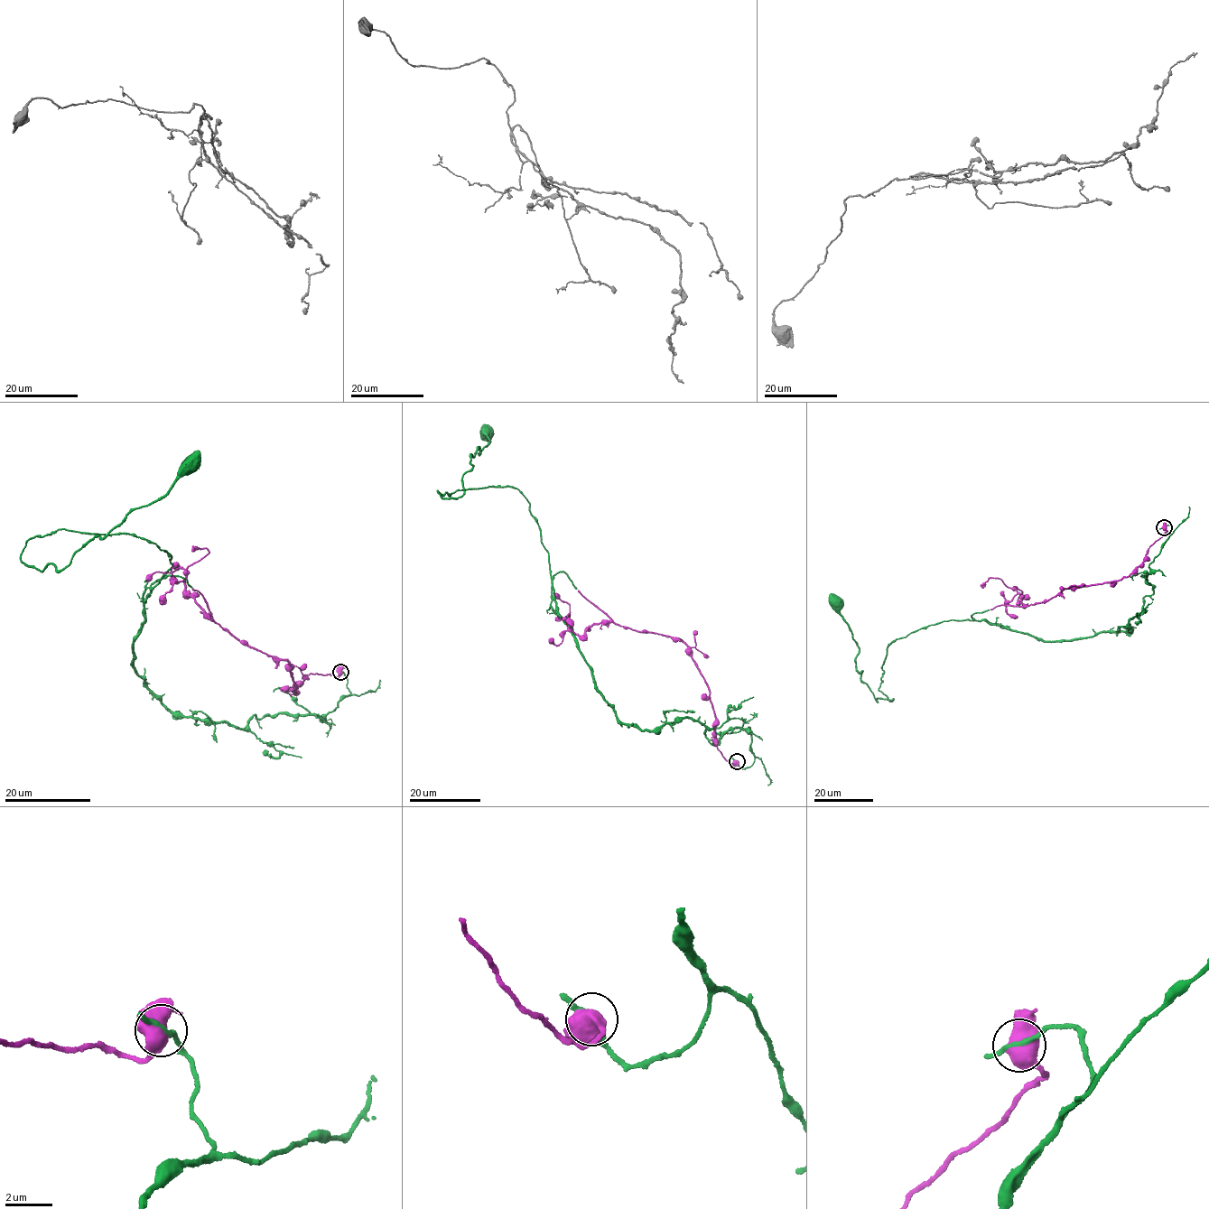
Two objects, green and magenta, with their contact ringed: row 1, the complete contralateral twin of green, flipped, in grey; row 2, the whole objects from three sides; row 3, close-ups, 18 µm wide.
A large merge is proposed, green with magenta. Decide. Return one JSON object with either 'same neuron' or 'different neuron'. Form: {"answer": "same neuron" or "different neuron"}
{"answer": "same neuron"}

